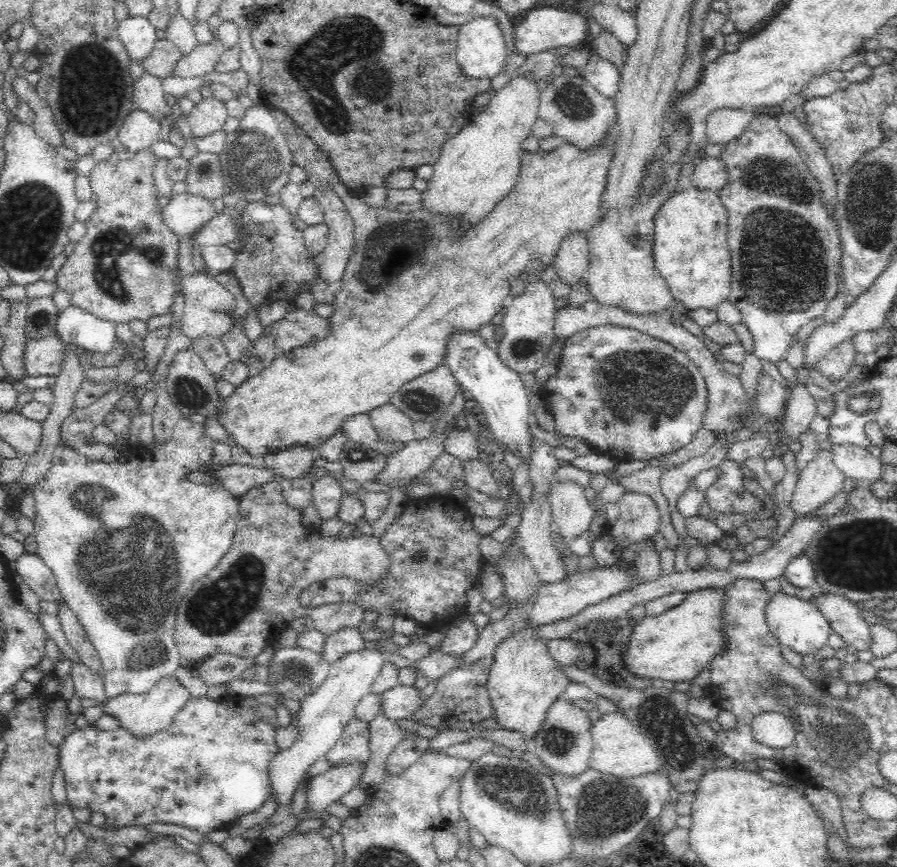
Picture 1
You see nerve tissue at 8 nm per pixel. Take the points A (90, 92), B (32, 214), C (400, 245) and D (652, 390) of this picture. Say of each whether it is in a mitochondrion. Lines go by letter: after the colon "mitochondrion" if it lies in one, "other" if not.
A: mitochondrion
B: mitochondrion
C: mitochondrion
D: mitochondrion

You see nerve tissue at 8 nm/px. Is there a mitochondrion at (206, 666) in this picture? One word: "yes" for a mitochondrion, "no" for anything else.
no

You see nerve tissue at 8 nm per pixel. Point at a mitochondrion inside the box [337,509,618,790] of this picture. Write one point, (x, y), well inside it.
(560, 743)

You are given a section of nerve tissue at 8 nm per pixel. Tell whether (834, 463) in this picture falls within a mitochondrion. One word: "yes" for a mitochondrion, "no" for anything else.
no

